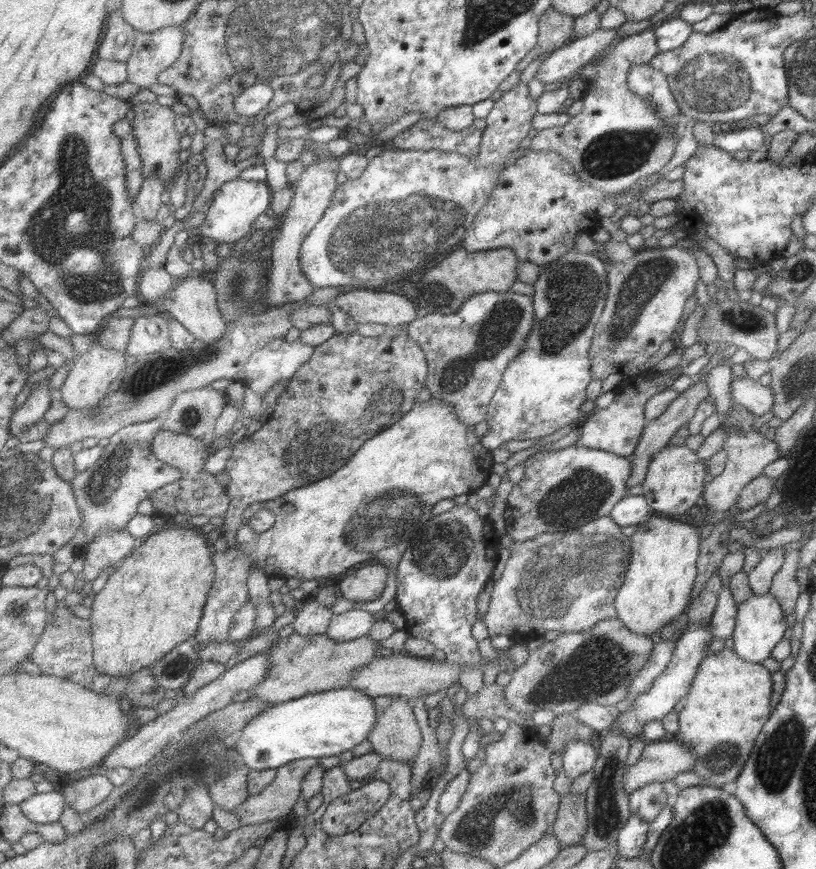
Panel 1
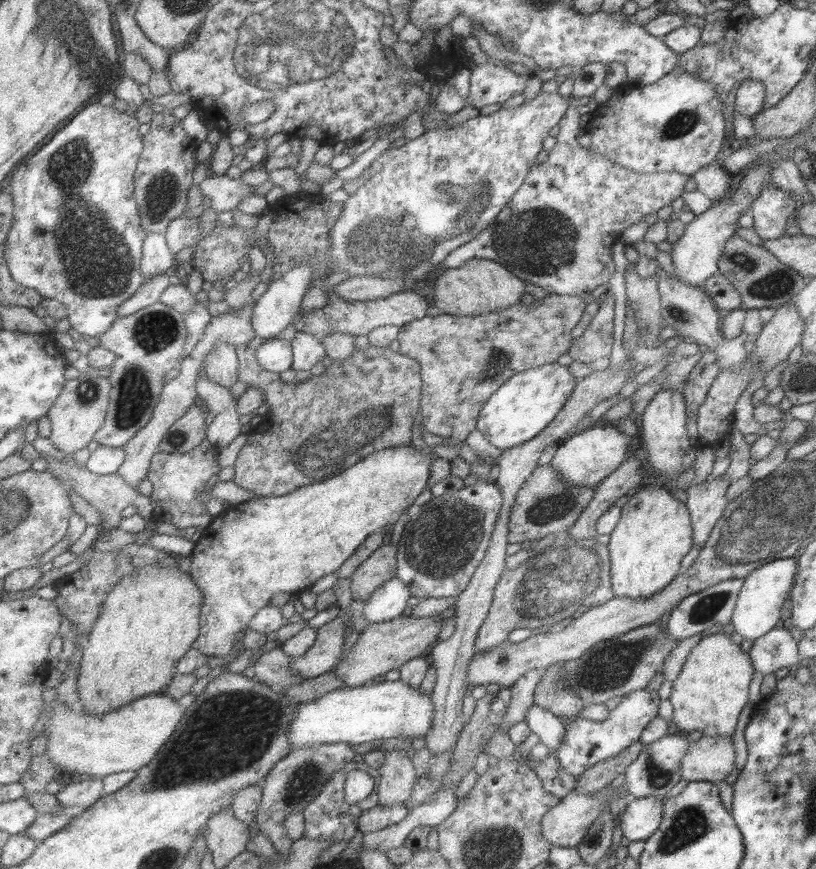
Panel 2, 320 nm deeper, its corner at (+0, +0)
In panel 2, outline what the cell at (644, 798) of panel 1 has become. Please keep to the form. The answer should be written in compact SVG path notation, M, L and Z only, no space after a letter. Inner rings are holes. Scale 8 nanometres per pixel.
M667 734L651 744L643 745L637 758L624 771L624 786L629 798L654 796L665 800L665 792L671 790L677 782L682 780L681 774L679 774L679 761L687 754L687 744L684 735Z

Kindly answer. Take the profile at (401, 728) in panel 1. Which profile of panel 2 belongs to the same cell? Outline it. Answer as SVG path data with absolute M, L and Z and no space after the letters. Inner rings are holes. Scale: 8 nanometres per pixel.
M408 746L387 752L385 765L378 770L382 780L378 786L379 802L384 807L406 804L411 800L418 771Z

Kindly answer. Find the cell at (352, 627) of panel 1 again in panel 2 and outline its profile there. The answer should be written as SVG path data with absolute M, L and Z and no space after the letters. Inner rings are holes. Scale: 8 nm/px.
M399 577L392 578L367 599L364 608L366 617L371 623L393 620L406 612L412 595L411 587Z

